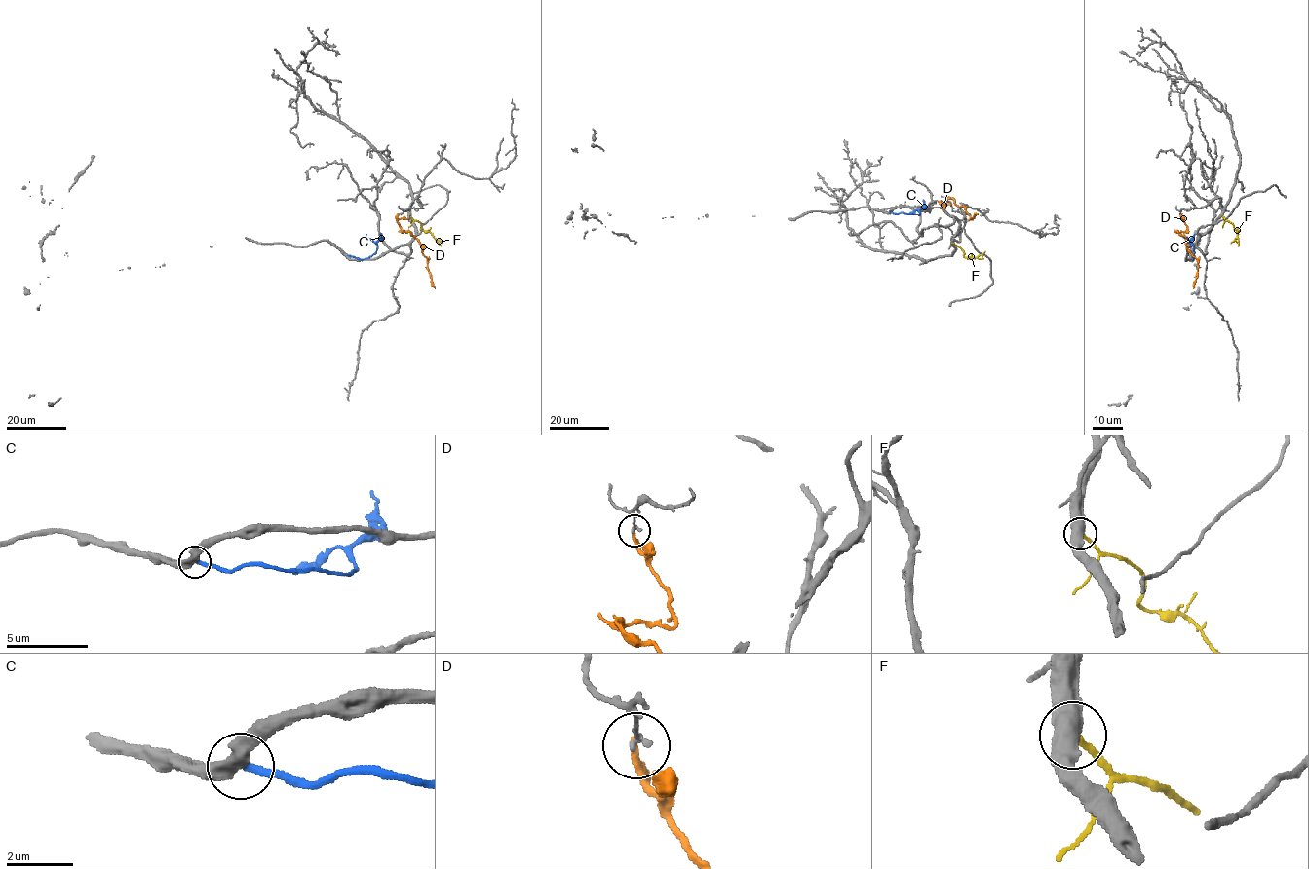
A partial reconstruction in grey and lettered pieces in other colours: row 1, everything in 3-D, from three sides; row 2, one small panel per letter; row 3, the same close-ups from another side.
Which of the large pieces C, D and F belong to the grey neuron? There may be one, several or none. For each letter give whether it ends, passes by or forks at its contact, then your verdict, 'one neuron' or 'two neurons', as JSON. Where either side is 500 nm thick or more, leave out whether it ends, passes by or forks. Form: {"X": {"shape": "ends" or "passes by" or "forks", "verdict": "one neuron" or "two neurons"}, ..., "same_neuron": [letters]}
{"C": {"shape": "ends", "verdict": "two neurons"}, "D": {"shape": "ends", "verdict": "two neurons"}, "F": {"shape": "ends", "verdict": "one neuron"}, "same_neuron": ["F"]}

